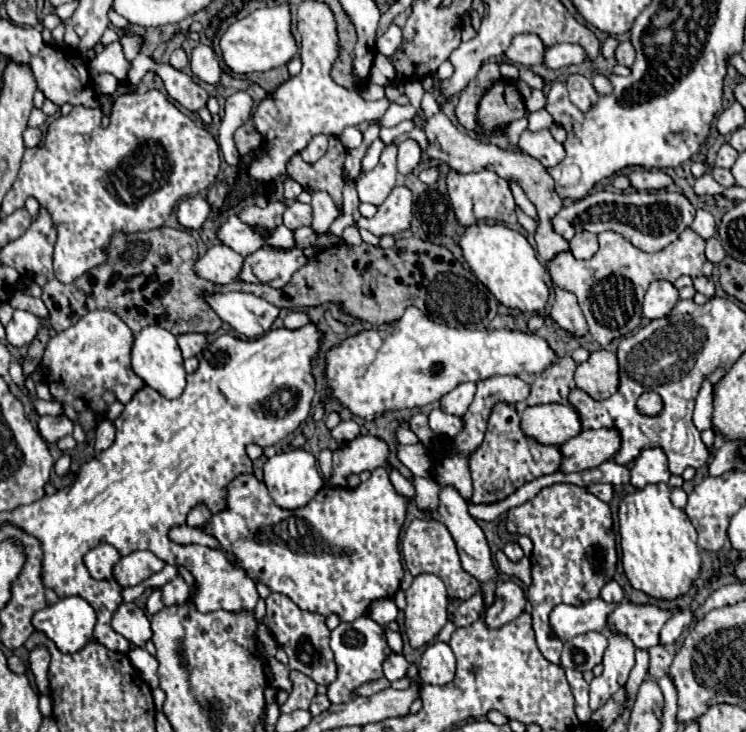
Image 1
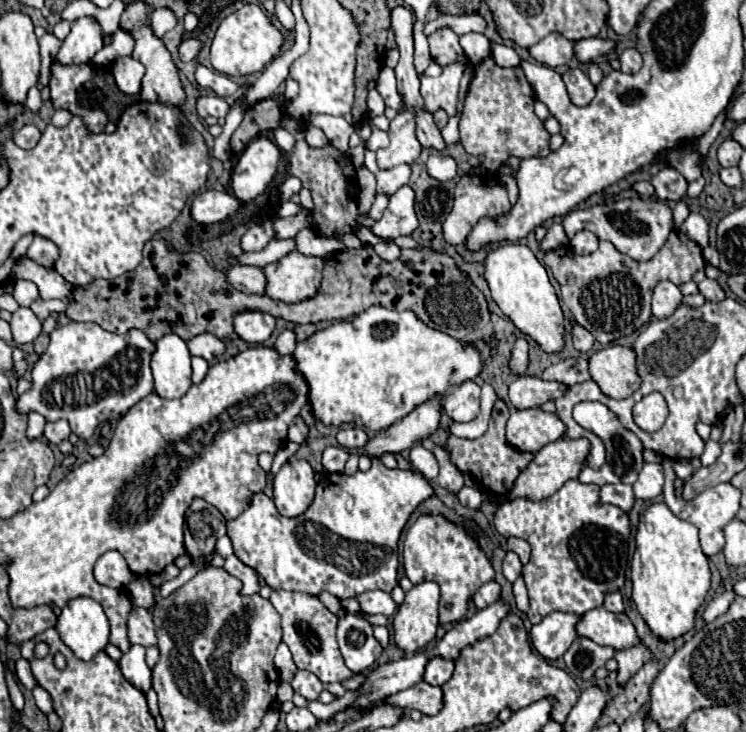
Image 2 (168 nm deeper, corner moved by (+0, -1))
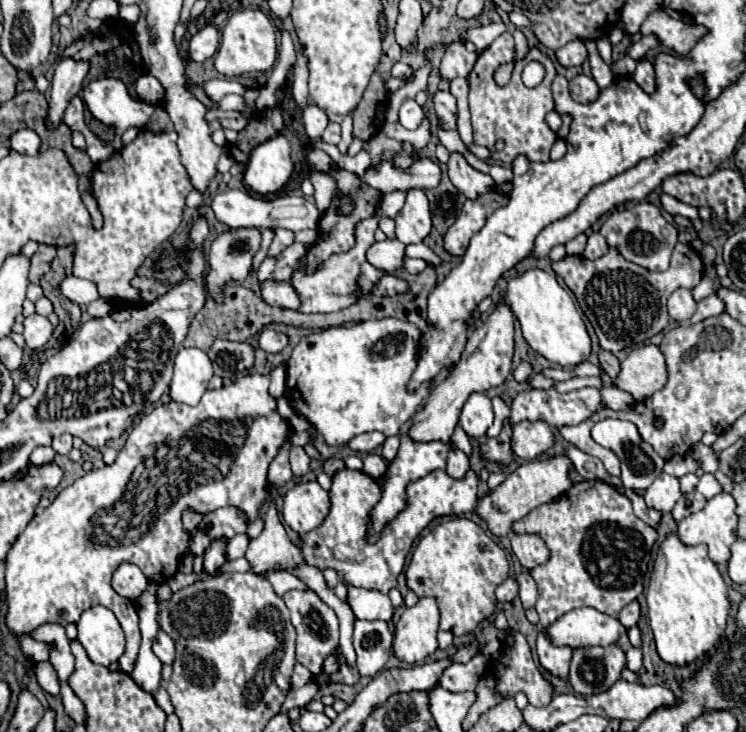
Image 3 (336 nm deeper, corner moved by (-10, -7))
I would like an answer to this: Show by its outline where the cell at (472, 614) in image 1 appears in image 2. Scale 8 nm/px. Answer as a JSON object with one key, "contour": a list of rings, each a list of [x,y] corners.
{"contour":[[[488,581],[486,585],[482,585],[476,595],[474,595],[474,605],[478,609],[484,609],[492,603],[496,603],[500,599],[500,585],[496,581]]]}

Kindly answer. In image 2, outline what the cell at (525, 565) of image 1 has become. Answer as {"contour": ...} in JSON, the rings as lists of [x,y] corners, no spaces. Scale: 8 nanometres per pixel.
{"contour":[[[522,577],[514,583],[514,599],[516,599],[518,611],[528,613],[528,609],[530,609],[530,605],[528,605],[528,593],[526,593],[526,585],[524,585]]]}

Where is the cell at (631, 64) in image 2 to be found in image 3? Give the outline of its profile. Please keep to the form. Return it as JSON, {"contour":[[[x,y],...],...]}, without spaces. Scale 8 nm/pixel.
{"contour":[[[640,59],[638,61],[638,67],[634,71],[634,81],[646,91],[646,93],[652,93],[656,83],[654,83],[654,67],[648,59]]]}

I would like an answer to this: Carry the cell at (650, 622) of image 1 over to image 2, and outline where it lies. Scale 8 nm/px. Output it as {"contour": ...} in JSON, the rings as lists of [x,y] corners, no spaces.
{"contour":[[[596,607],[580,615],[576,633],[596,641],[598,645],[610,645],[616,651],[640,643],[630,619],[624,613],[610,613],[604,607]]]}

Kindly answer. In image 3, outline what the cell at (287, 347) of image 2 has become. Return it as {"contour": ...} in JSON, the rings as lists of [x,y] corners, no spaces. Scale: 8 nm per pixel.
{"contour":[[[280,363],[270,373],[270,395],[274,395],[274,397],[284,395],[284,389],[286,389],[286,365],[288,363]]]}

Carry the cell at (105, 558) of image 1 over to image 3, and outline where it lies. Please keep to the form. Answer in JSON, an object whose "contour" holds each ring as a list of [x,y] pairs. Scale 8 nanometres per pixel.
{"contour":[[[120,563],[112,575],[112,587],[126,599],[138,599],[148,587],[148,579],[134,563]]]}

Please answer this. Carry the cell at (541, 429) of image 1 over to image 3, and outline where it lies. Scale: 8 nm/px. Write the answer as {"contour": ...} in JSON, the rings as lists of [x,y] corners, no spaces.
{"contour":[[[520,421],[514,425],[512,451],[516,457],[530,461],[544,455],[552,445],[554,433],[546,421]]]}

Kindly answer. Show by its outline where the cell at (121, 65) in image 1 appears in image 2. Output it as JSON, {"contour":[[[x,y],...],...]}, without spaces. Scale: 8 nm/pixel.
{"contour":[[[118,57],[114,61],[114,79],[122,93],[126,95],[138,95],[142,89],[142,77],[144,77],[144,65],[140,61],[134,61],[132,57]]]}

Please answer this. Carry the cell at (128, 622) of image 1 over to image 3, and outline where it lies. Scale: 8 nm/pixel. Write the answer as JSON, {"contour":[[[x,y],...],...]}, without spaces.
{"contour":[[[160,629],[154,643],[152,643],[152,651],[158,655],[158,659],[162,663],[172,663],[174,661],[174,641]]]}

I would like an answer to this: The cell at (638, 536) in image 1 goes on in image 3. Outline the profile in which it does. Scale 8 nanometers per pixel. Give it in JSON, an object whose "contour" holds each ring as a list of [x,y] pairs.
{"contour":[[[670,533],[658,549],[646,603],[658,655],[674,665],[692,663],[708,653],[724,633],[730,611],[726,585],[716,563],[710,561],[706,545],[686,547],[676,533]]]}

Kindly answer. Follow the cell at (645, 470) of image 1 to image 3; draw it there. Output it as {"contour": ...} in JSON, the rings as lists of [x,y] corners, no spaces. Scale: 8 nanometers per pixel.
{"contour":[[[660,473],[654,483],[644,491],[646,505],[656,511],[672,511],[674,503],[682,497],[678,479],[666,473]]]}

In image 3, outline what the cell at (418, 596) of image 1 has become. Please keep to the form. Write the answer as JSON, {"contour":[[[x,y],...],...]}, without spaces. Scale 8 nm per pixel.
{"contour":[[[422,597],[414,607],[408,607],[398,625],[396,625],[396,633],[394,633],[394,653],[398,659],[406,661],[406,663],[420,663],[424,661],[428,655],[432,655],[438,649],[438,623],[440,623],[440,611],[436,605],[434,597]]]}

